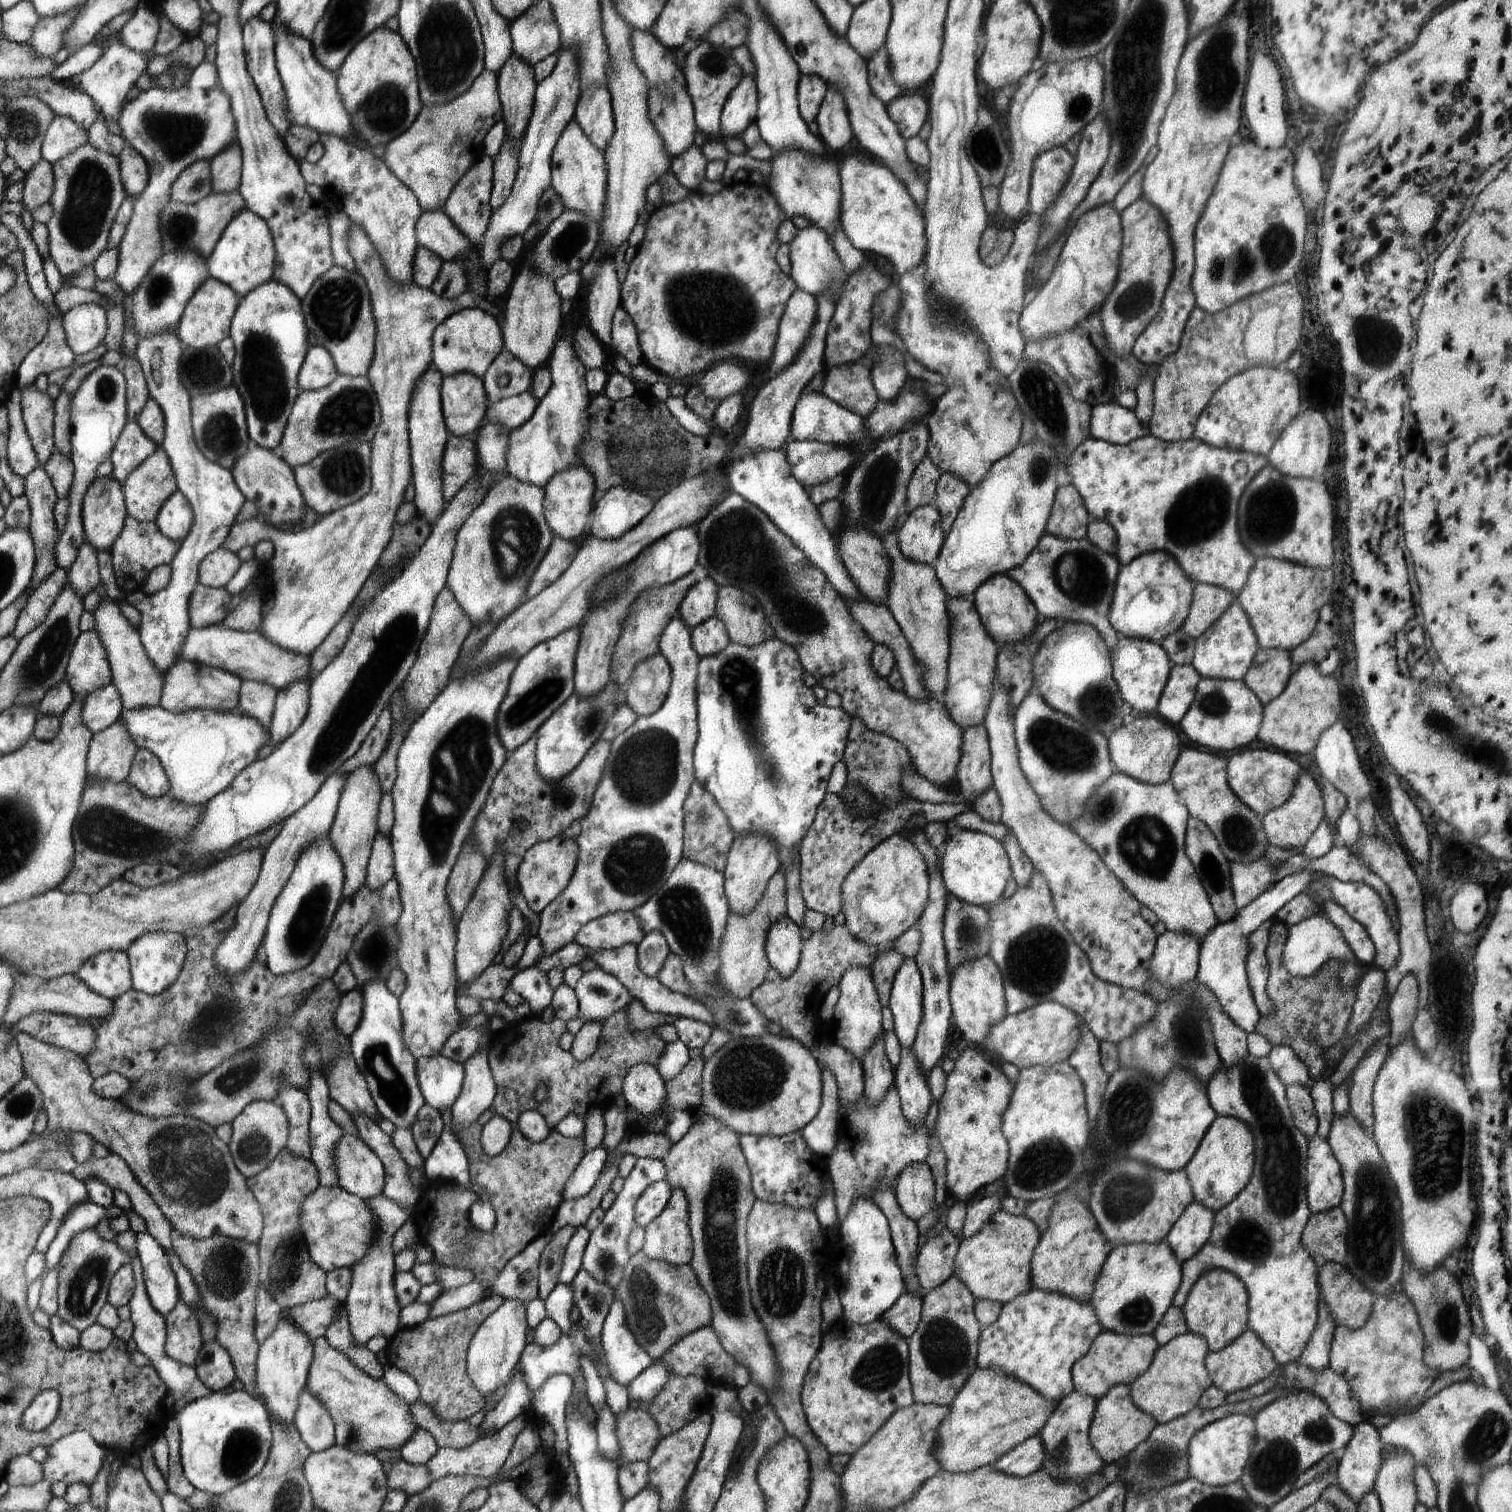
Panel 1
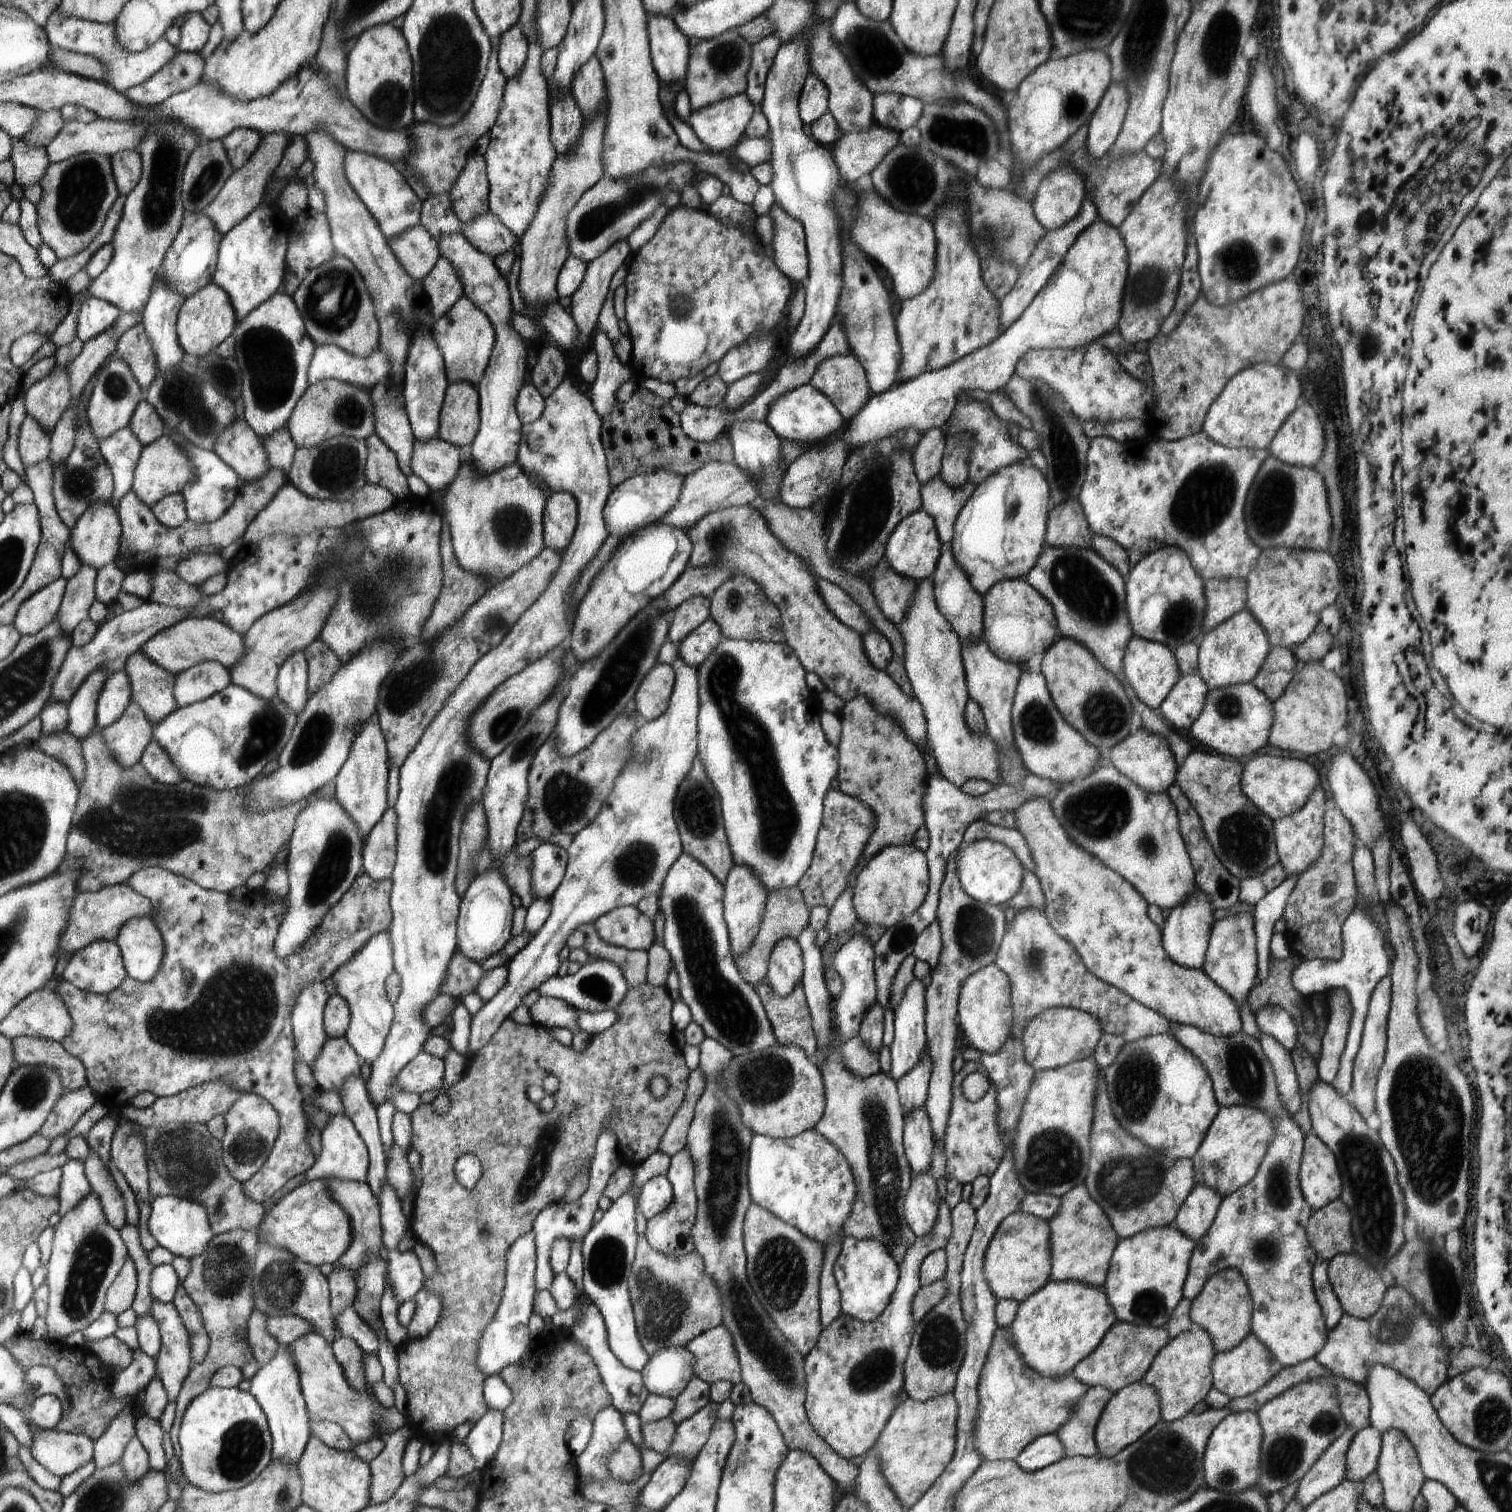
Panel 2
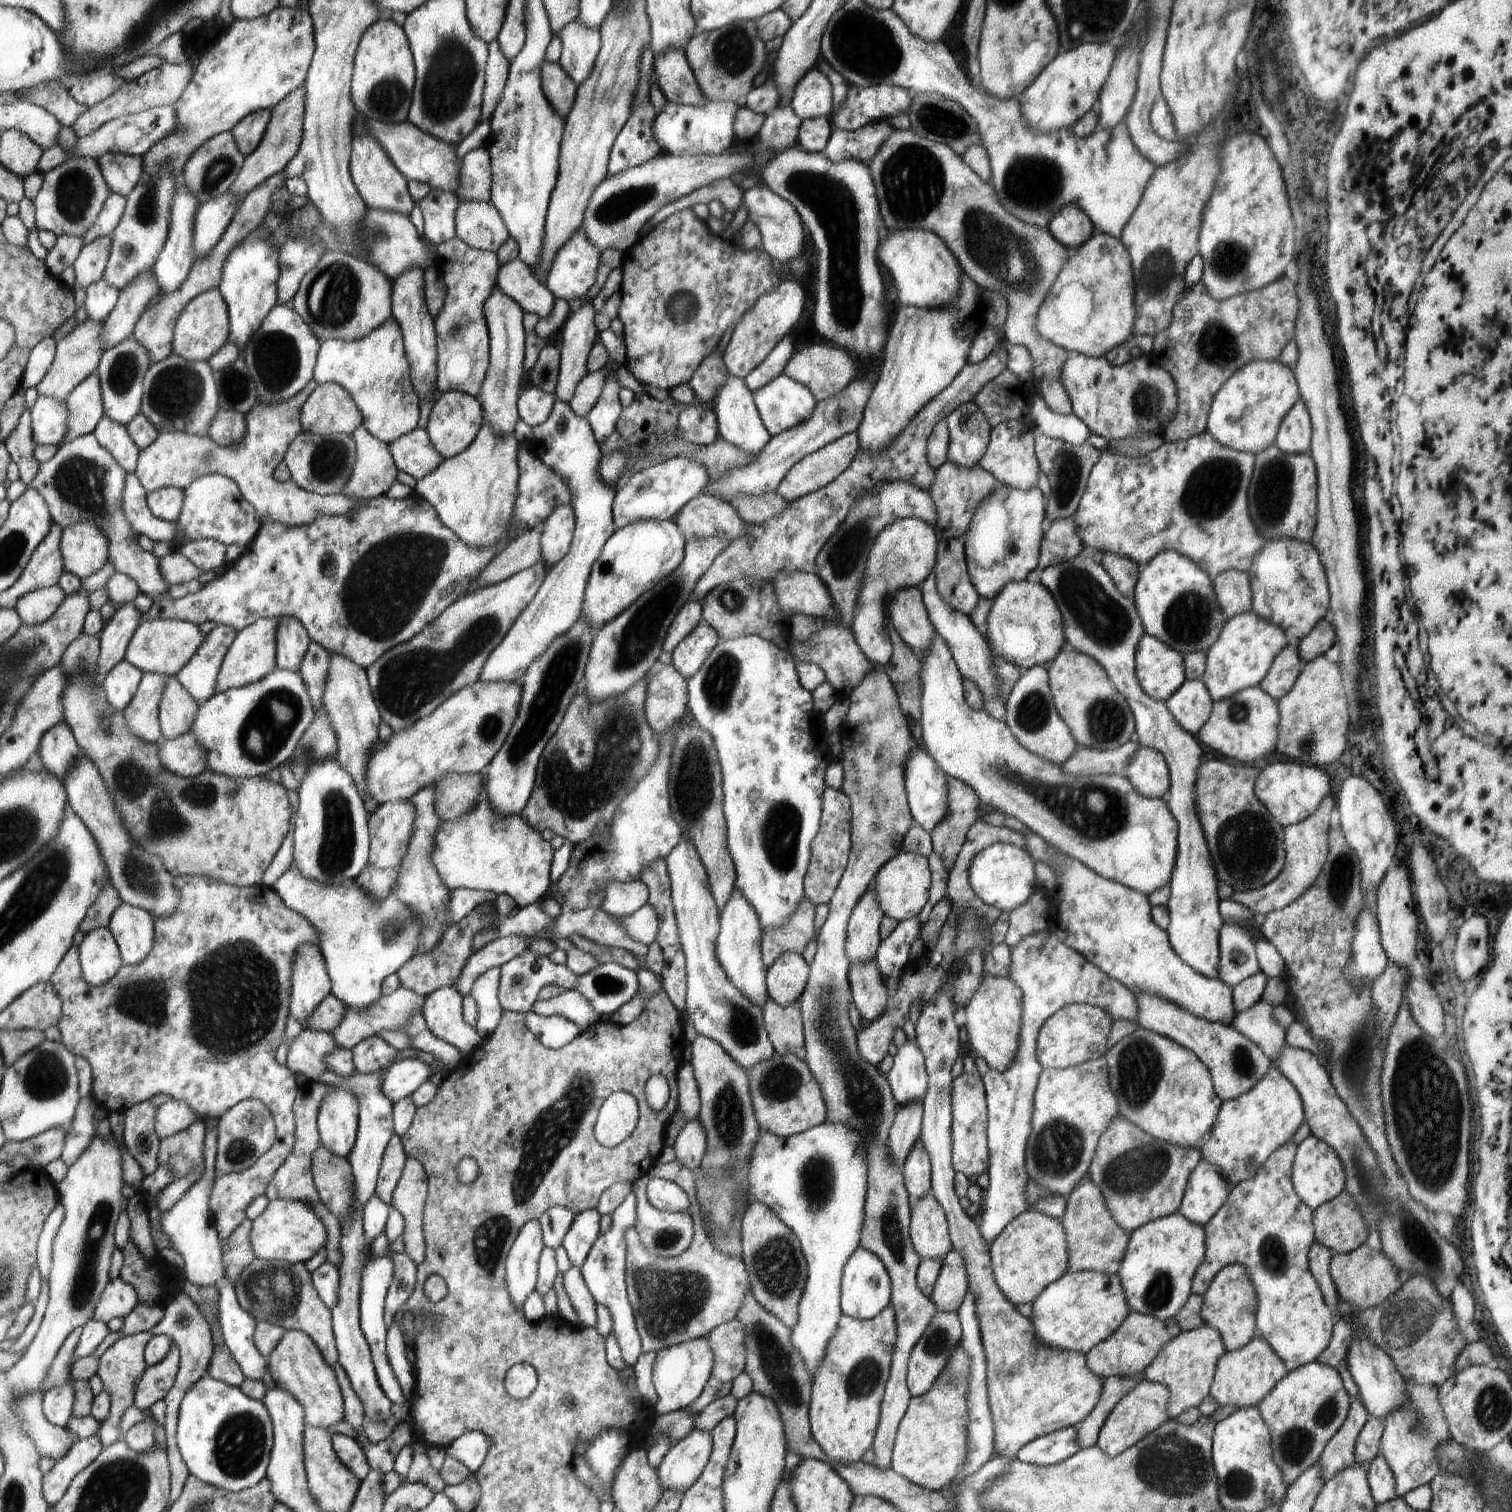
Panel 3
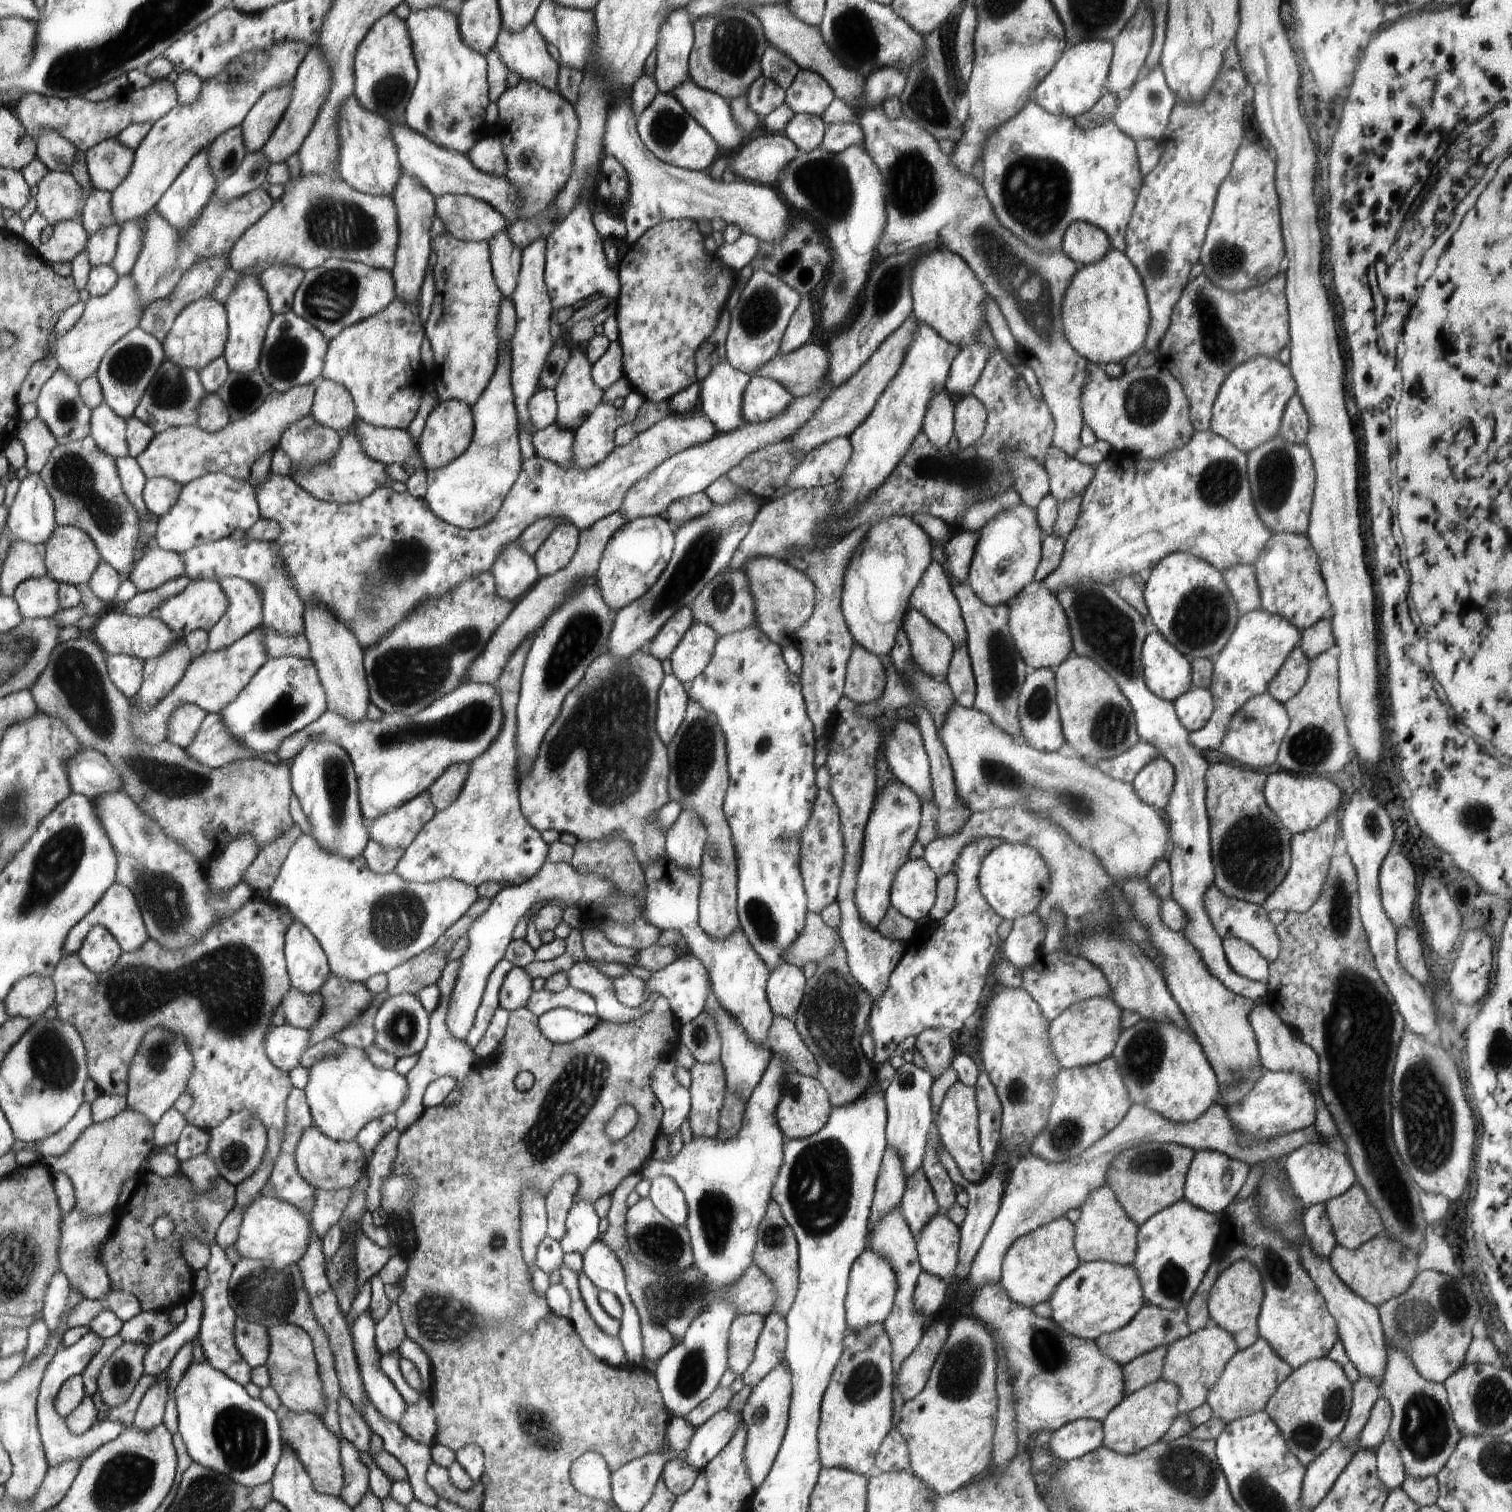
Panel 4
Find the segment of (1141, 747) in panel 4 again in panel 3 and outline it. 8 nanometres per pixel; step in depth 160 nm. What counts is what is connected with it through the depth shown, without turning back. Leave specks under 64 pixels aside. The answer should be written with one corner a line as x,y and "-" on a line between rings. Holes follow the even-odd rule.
1128,741
1111,751
1080,747
1062,764
1062,770
1071,775
1120,775
1125,776
1126,767
1140,744

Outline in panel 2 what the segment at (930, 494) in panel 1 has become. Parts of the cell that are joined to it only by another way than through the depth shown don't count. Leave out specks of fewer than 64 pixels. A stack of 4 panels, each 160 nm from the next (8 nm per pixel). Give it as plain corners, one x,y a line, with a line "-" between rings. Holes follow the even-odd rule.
928,429
912,452
913,467
920,484
930,482
941,471
945,449
945,434
942,429

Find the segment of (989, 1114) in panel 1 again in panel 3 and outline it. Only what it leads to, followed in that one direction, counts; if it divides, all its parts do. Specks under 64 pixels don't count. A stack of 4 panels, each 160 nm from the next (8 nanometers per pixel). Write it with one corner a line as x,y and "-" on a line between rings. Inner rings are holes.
965,1072
954,1078
951,1098
951,1160
953,1170
962,1172
970,1185
976,1185
982,1172
988,1172
989,1149
987,1144
986,1090
981,1074
974,1076

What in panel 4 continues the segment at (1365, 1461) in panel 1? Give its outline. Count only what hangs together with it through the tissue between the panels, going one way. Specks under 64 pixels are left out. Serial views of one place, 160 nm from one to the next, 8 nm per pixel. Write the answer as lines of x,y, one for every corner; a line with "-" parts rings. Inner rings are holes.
1382,1394
1372,1407
1369,1419
1359,1434
1358,1449
1376,1450
1388,1434
1392,1415
1390,1403

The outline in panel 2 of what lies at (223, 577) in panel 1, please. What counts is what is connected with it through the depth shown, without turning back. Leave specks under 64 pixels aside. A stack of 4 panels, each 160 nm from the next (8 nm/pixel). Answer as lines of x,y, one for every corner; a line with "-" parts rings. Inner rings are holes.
194,553
188,558
182,558
175,571
183,581
196,587
217,575
220,571
226,572
230,561
225,561
218,554

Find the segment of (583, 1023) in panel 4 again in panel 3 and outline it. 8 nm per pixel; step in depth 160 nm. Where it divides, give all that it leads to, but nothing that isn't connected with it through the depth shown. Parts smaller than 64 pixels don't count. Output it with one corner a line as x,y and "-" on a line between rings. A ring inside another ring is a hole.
531,1011
526,1012
525,1016
526,1028
534,1034
534,1038
542,1046
548,1049
563,1048
583,1032
574,1022
570,1022
562,1016
542,1017

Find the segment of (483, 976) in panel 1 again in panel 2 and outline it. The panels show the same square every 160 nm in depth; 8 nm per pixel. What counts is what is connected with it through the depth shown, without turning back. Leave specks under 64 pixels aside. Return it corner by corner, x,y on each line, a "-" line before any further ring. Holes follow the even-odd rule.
456,950
450,959
445,982
441,984
442,994
458,999
474,993
480,977
485,975
485,972
474,959

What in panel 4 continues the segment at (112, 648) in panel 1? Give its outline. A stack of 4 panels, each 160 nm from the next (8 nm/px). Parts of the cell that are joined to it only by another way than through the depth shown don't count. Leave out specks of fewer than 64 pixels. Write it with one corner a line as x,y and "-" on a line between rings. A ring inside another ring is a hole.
190,703
177,708
169,724
167,741
183,749
190,747
207,714
205,709

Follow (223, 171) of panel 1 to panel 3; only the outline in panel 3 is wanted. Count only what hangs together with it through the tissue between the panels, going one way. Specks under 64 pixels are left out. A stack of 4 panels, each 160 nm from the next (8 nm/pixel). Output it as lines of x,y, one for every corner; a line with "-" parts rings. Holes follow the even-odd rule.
271,110
252,112
232,131
237,148
243,157
248,157
260,144
270,121

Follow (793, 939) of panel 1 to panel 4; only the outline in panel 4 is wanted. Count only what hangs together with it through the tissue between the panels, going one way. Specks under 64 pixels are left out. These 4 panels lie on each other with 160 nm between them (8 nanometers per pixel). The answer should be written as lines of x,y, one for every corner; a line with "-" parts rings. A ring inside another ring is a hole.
784,962
770,973
769,1003
776,1016
792,1018
804,1000
808,980
803,969

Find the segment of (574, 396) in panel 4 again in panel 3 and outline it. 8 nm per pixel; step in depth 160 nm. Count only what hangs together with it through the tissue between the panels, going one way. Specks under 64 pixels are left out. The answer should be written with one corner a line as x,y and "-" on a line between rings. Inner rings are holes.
582,299
581,306
574,312
569,312
568,317
560,328
558,334
562,335
561,360
559,378
554,397
561,402
568,402
574,397
577,385
589,375
589,355
594,344
598,342
599,331
596,325
597,313
592,306
593,300

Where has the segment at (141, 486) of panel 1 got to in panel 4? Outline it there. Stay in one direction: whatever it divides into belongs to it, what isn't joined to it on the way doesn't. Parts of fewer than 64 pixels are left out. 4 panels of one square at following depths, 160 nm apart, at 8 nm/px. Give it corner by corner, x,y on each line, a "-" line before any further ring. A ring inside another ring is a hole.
320,379
284,392
273,390
254,412
240,420
229,422
218,432
206,432
194,424
155,433
147,450
135,459
141,465
147,480
167,476
183,487
205,474
225,472
233,477
248,479
255,488
269,474
273,452
277,450
284,430
302,416
311,414
319,382

